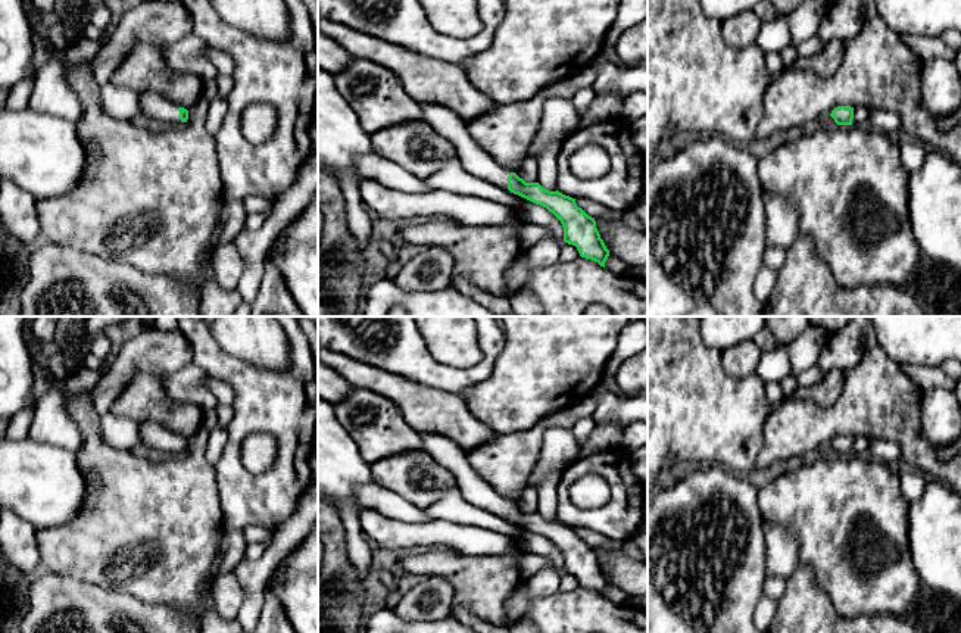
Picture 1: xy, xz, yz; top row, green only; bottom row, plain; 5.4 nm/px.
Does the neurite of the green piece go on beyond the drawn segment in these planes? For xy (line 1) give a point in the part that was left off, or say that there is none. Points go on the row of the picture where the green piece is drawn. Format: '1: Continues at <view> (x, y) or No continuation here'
1: Continues at xy (156, 111)

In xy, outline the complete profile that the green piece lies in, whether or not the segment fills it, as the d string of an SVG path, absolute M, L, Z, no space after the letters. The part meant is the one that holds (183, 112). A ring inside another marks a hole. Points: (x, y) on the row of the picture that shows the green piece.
M155 93L140 94L141 124L168 127L177 122L187 122L188 110L180 107Z

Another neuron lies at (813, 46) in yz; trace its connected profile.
M812 35L804 43L801 43L796 47L796 50L799 56L809 57L809 56L818 54L823 50L823 47L824 47L824 43L821 41L821 38L818 35Z

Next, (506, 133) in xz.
M587 66L577 74L555 81L525 102L496 106L468 124L471 138L502 168L519 178L528 149L539 131L543 106L552 97L572 99L580 90L592 87L597 72Z

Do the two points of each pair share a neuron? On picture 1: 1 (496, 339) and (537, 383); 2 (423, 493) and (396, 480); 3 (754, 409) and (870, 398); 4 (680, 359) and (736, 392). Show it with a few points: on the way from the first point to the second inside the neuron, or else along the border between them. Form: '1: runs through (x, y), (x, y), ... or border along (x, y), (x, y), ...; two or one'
1: border along (504, 331), (504, 348), (487, 377); two
2: runs through (415, 489), (409, 479), (403, 479); one
3: border along (771, 405), (764, 426), (763, 442); two
4: runs through (693, 373), (713, 392), (723, 392); one

